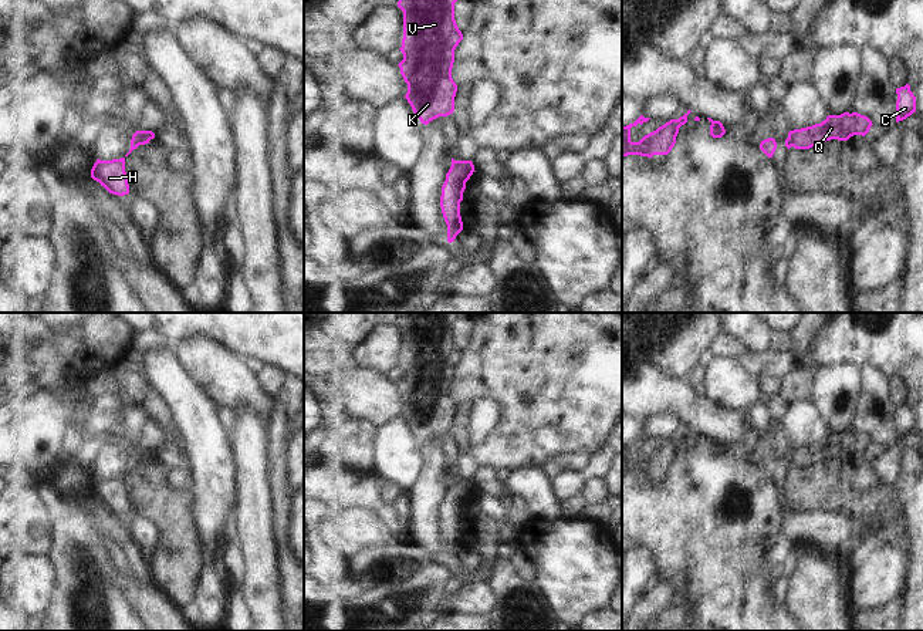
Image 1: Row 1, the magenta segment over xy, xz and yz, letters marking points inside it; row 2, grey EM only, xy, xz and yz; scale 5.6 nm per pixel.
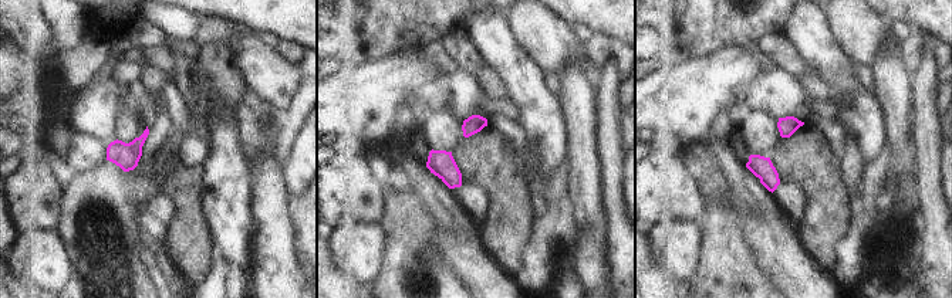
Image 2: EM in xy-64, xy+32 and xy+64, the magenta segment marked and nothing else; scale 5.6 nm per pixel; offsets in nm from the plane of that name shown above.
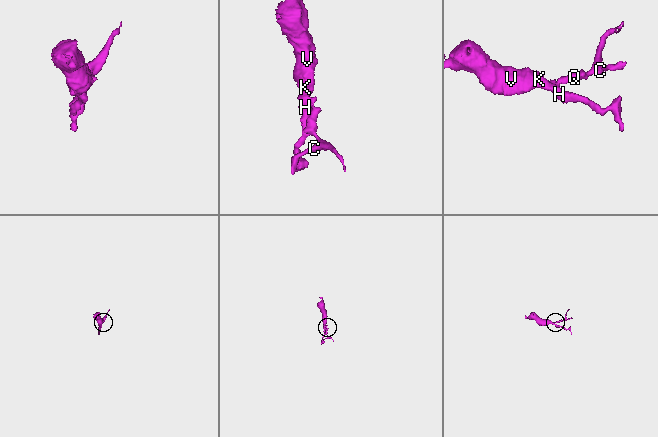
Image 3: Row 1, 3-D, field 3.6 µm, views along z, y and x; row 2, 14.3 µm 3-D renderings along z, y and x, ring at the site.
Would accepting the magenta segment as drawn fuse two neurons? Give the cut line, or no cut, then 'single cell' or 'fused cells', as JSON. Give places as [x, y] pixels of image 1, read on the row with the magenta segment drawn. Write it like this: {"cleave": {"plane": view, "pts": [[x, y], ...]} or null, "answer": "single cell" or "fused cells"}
{"cleave": {"plane": "xy", "pts": [[134, 134], [139, 144]]}, "answer": "fused cells"}

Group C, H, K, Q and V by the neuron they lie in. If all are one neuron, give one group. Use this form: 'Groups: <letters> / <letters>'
Groups: C Q / H K V.

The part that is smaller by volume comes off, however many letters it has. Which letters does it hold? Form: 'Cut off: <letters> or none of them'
Cut off: C, Q

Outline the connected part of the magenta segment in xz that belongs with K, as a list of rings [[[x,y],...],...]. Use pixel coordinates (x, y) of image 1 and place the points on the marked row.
[[[399,0],[403,11],[403,38],[399,48],[403,60],[398,64],[408,84],[405,98],[415,115],[427,125],[439,117],[447,117],[454,111],[457,85],[452,78],[454,50],[463,40],[454,20],[454,3],[457,0]]]

